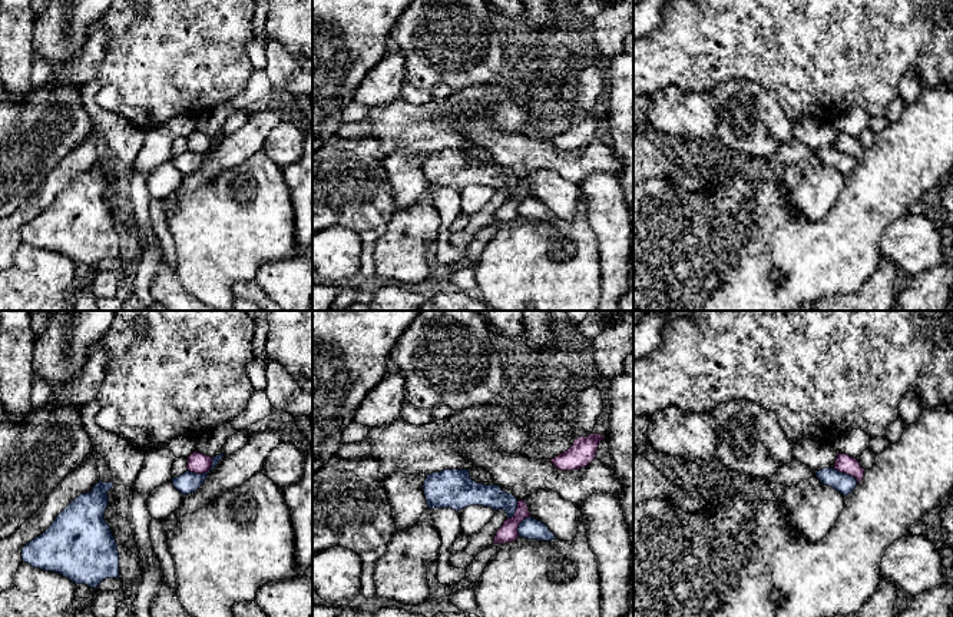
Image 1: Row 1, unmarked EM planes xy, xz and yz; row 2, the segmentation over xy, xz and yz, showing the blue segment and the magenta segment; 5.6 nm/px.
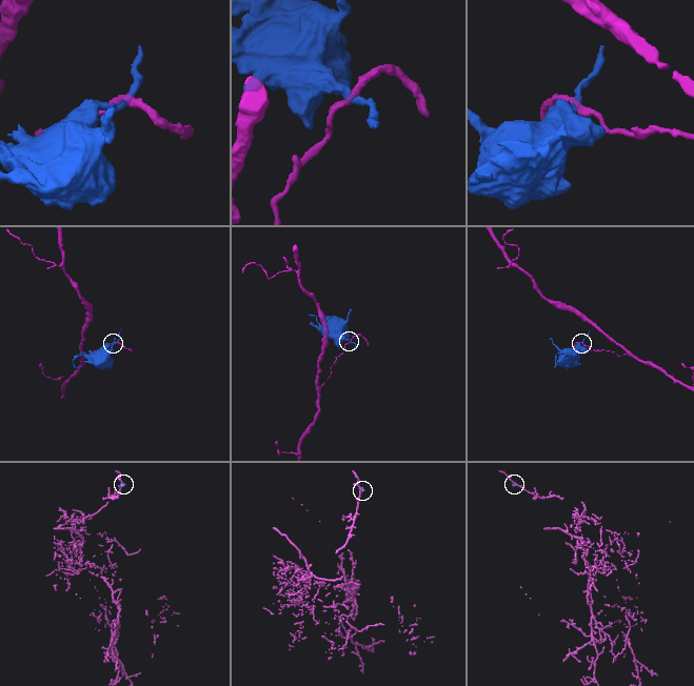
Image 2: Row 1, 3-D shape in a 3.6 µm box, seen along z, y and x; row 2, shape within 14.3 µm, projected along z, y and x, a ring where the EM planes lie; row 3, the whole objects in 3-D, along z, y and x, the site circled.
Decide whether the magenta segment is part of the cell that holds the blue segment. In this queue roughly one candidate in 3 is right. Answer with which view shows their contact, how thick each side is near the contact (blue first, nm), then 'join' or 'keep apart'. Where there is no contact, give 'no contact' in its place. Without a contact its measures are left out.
xy | 120/120 nm | keep apart

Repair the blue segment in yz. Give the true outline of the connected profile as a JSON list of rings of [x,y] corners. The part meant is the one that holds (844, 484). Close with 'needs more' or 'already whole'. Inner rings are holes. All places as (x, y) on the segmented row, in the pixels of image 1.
[[[833,468],[815,471],[815,477],[828,487],[833,487],[844,497],[851,494],[857,485],[857,480]]] | already whole

